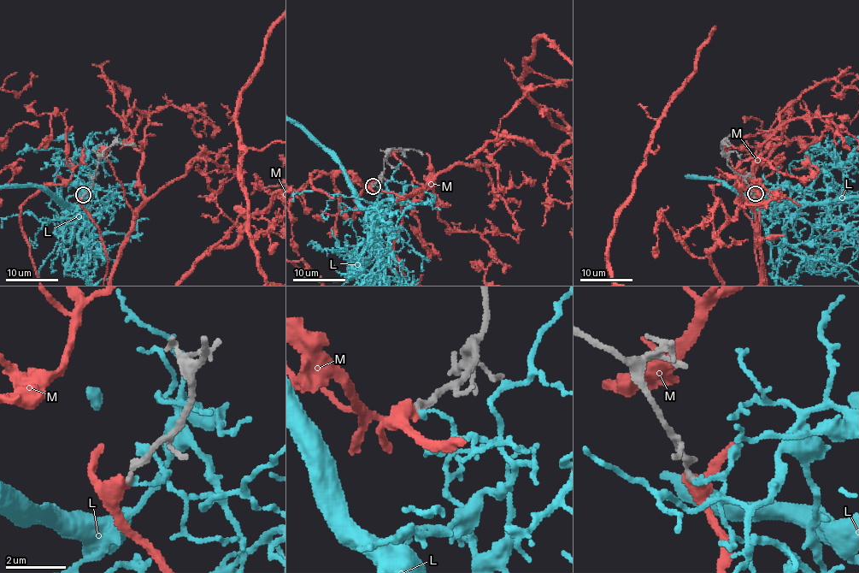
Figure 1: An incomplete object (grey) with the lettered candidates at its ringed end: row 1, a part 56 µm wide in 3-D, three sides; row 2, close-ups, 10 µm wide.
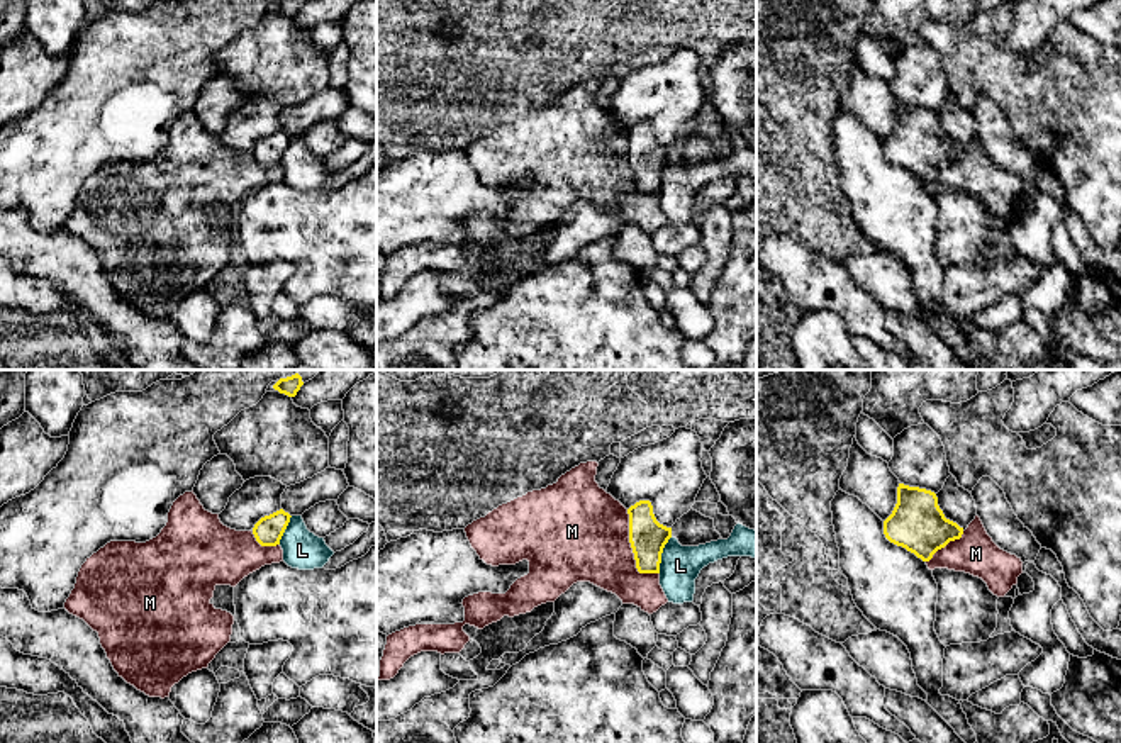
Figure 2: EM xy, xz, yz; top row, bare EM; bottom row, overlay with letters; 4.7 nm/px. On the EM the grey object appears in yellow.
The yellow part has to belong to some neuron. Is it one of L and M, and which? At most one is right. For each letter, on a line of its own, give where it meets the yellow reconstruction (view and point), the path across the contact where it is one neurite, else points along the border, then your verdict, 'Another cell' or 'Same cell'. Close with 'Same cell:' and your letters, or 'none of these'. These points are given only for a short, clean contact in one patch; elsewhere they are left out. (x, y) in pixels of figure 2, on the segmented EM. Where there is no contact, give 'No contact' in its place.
L: Touches yellow at xz (660, 555). Boundary: xz (672, 536), (663, 548), (658, 572). Another cell
M: Touches yellow at xz (633, 550). Boundary: xz (626, 509), (628, 541), (635, 567), (640, 572), (658, 574). Another cell
Same cell: none of these

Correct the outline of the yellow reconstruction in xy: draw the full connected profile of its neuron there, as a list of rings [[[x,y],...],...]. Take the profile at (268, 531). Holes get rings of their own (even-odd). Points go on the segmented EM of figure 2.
[[[283,509],[261,517],[254,528],[253,534],[261,546],[276,546],[290,522],[290,514]]]

